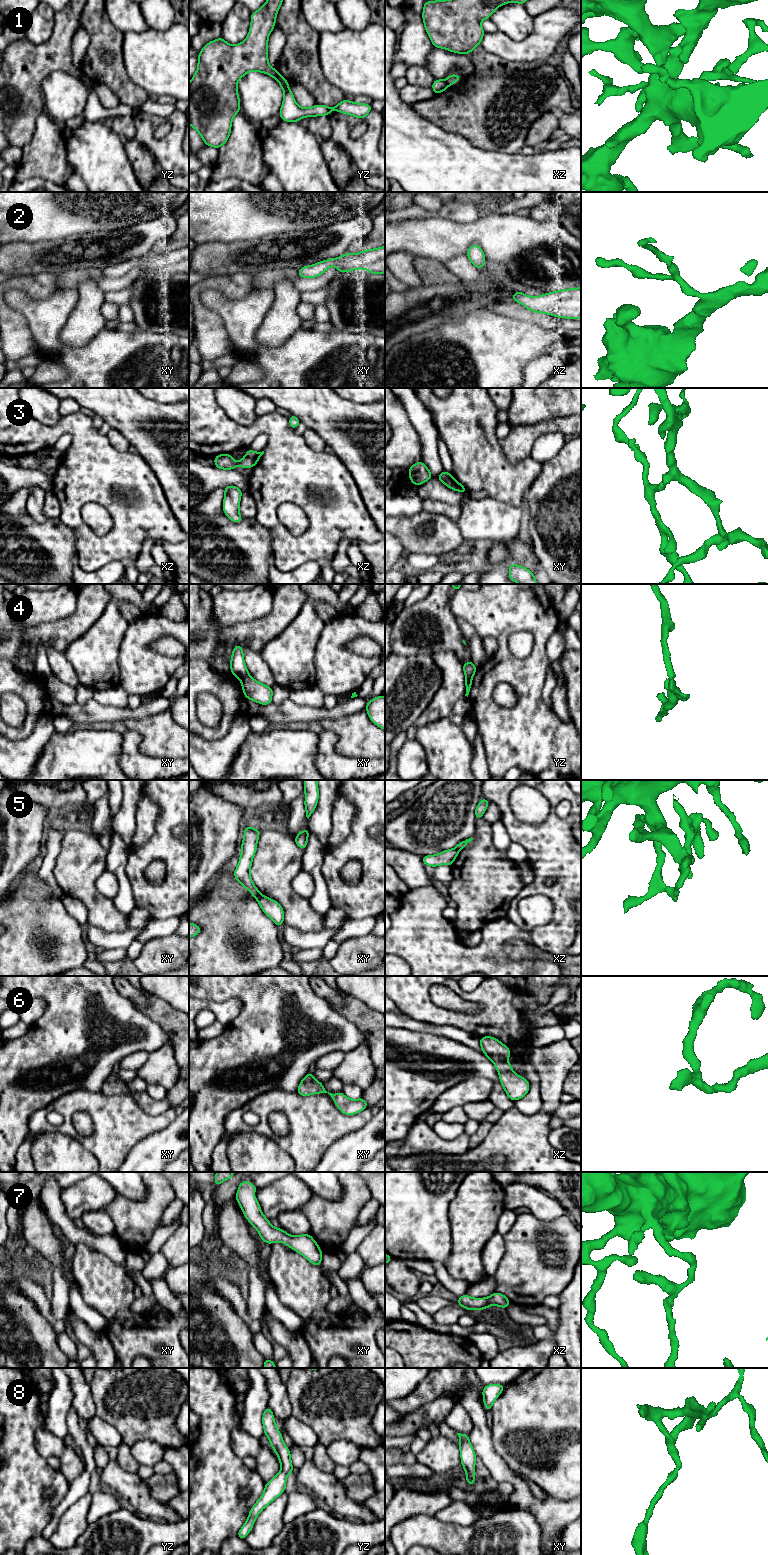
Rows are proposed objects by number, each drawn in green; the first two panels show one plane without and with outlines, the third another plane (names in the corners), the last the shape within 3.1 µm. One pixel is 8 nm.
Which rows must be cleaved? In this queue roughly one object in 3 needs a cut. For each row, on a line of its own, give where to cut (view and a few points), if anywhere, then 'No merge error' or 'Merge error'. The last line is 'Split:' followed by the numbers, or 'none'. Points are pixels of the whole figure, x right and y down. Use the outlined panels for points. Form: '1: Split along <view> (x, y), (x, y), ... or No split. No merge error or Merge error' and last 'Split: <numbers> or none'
1: Split along yz (278, 73), (274, 77). Merge error
2: No split. No merge error
3: Split along xz (245, 456), (257, 460). Merge error
4: Split along xy (248, 673), (241, 679). Merge error
5: Split along xy (262, 895), (258, 901). Merge error
6: No split. No merge error
7: No split. No merge error
8: No split. No merge error
Split: 1, 3, 4, 5

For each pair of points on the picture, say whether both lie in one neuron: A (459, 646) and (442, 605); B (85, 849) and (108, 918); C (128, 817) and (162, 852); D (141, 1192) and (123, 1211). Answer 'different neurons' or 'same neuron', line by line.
A: same neuron
B: same neuron
C: different neurons
D: different neurons

